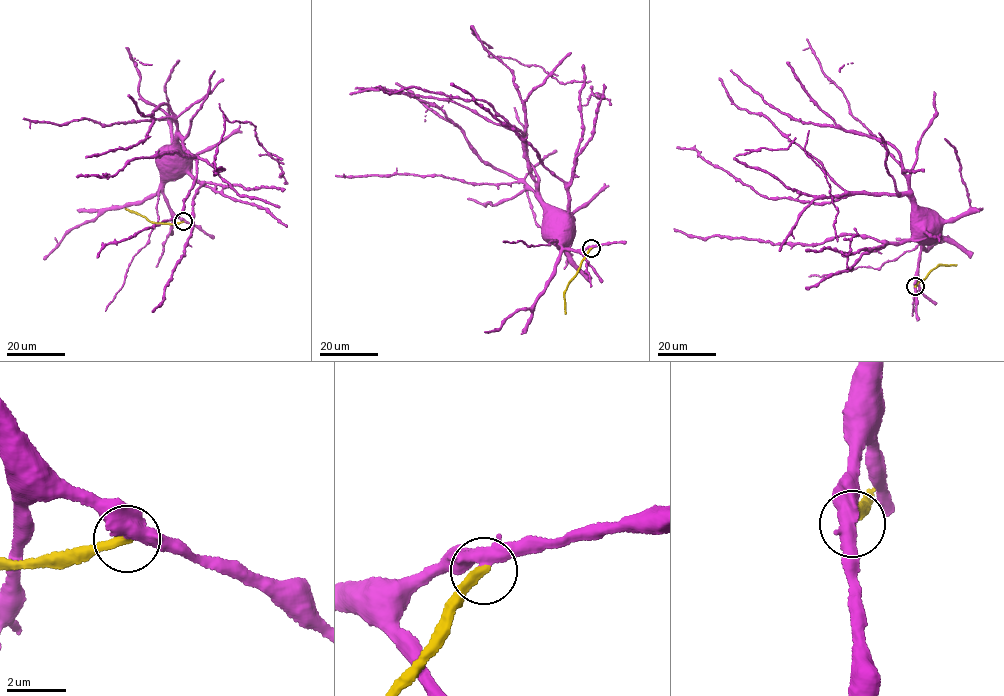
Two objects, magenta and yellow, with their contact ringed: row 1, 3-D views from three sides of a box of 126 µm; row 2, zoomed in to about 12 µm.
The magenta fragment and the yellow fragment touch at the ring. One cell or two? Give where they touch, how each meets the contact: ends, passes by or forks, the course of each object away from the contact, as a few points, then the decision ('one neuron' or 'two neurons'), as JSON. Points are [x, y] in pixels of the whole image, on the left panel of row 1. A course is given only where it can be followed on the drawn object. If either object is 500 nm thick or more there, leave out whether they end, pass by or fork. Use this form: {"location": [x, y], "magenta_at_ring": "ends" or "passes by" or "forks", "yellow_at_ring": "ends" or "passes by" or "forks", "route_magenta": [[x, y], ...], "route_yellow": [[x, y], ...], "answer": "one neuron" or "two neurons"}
{"location": [183, 221], "magenta_at_ring": "passes by", "yellow_at_ring": "ends", "route_magenta": [[182, 221], [169, 206], [163, 191], [165, 177], [176, 172], [180, 164], [178, 159]], "route_yellow": [[182, 221], [157, 223], [125, 209]], "answer": "two neurons"}

